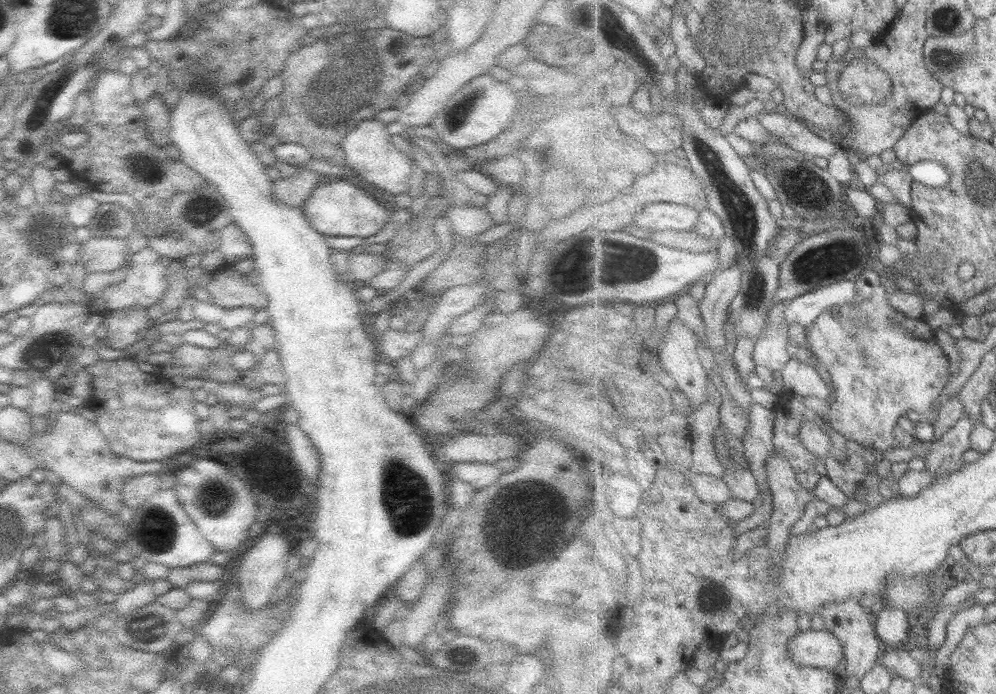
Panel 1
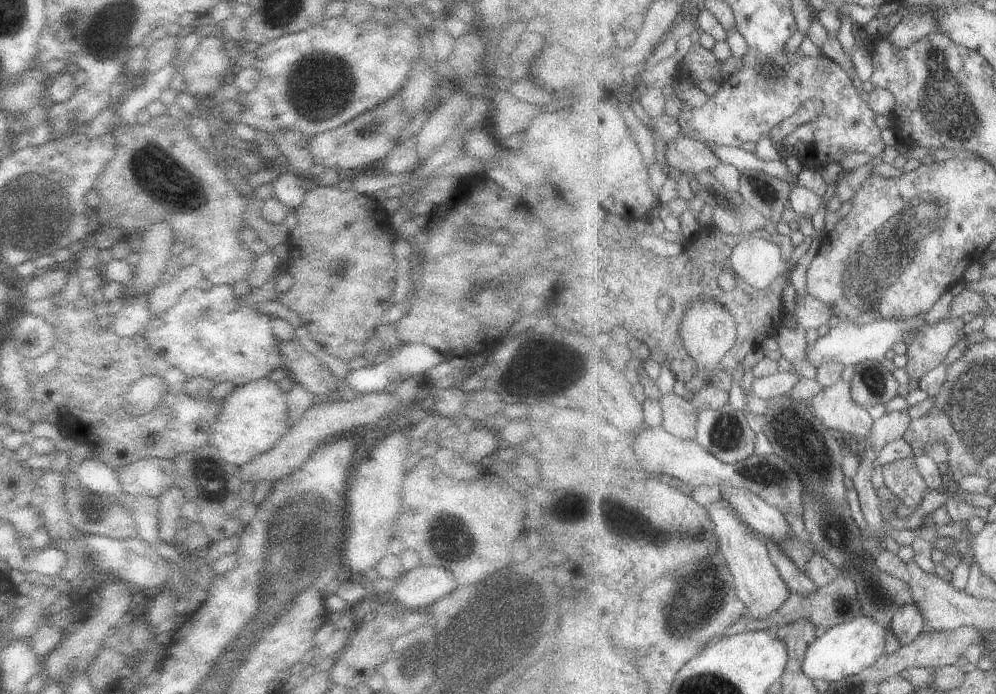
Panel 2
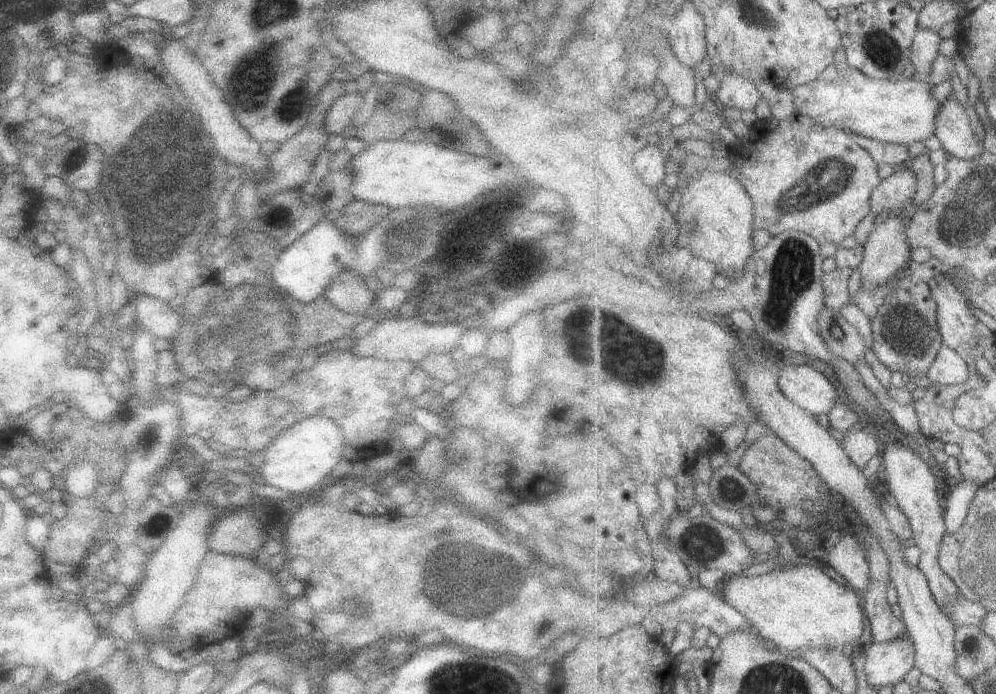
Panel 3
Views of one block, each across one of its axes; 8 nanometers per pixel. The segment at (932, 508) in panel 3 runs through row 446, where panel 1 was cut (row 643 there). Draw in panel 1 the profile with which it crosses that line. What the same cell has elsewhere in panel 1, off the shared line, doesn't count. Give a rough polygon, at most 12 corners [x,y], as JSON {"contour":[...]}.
{"contour":[[883,605],[874,615],[884,647],[911,638],[908,614]]}

